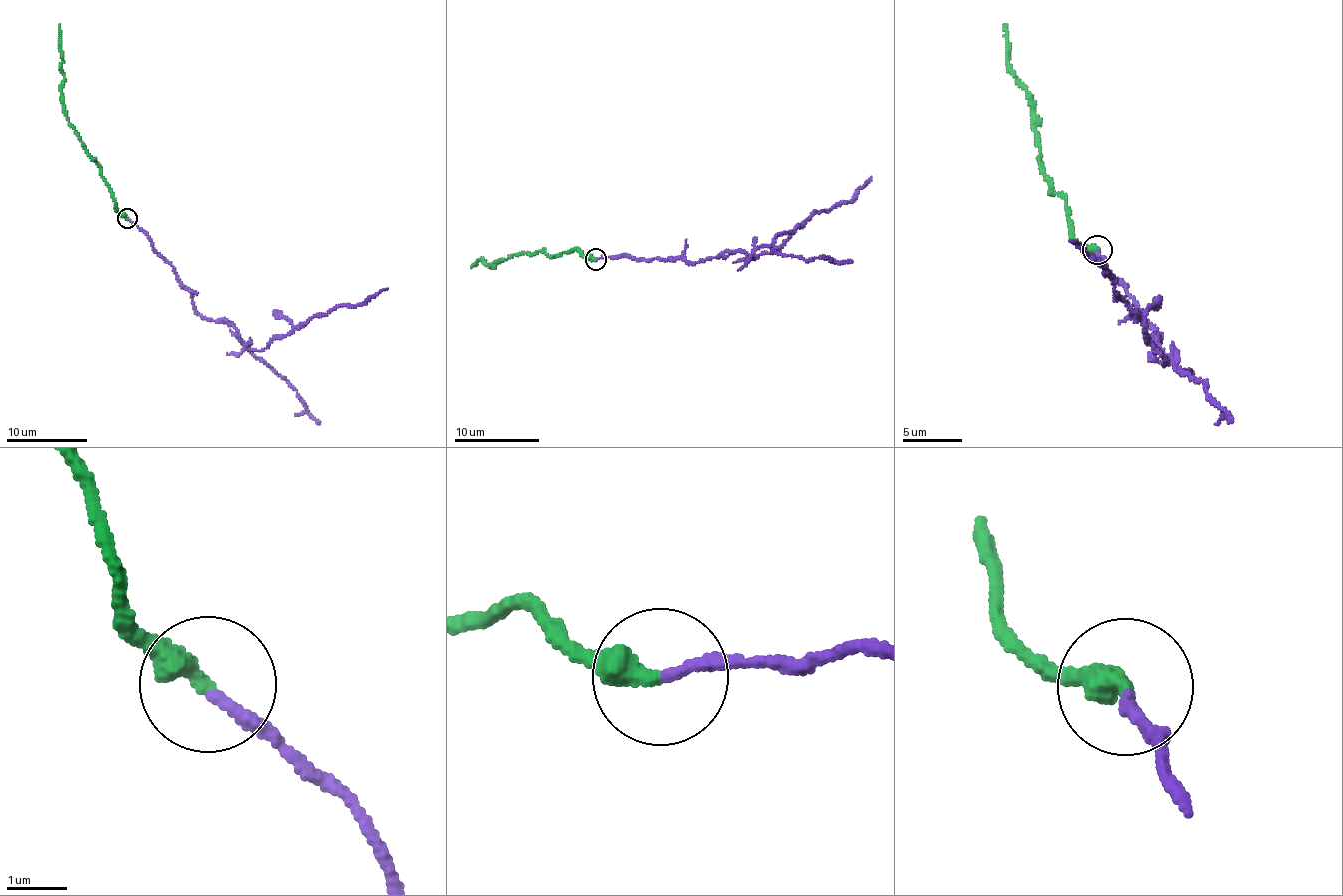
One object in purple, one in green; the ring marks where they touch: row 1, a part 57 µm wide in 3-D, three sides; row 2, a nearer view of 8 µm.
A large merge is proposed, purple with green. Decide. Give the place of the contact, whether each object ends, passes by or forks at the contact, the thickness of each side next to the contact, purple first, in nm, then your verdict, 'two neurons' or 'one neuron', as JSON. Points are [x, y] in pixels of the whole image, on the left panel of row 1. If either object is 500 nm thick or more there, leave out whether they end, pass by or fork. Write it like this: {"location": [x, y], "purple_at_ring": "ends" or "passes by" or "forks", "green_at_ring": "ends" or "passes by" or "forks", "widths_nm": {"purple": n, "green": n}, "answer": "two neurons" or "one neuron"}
{"location": [127, 218], "purple_at_ring": "ends", "green_at_ring": "ends", "widths_nm": {"purple": 200, "green": 380}, "answer": "two neurons"}

